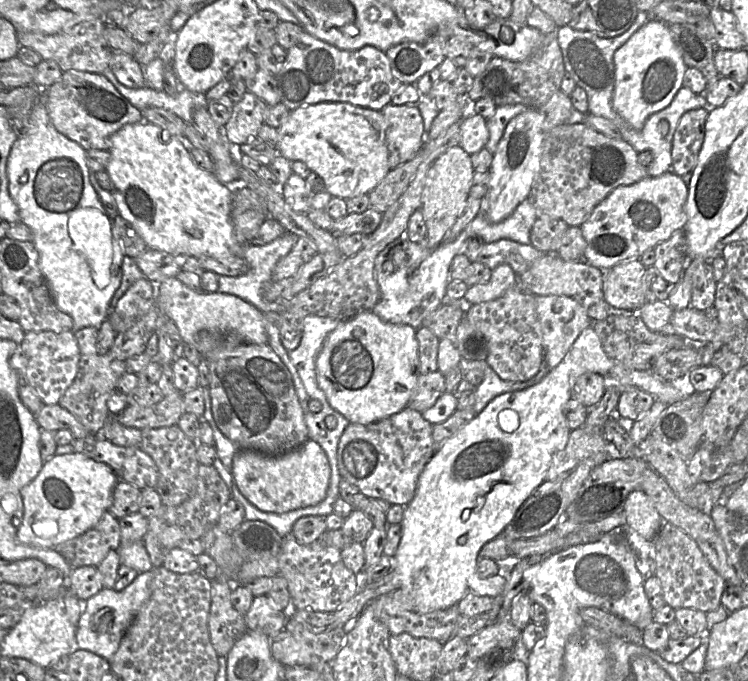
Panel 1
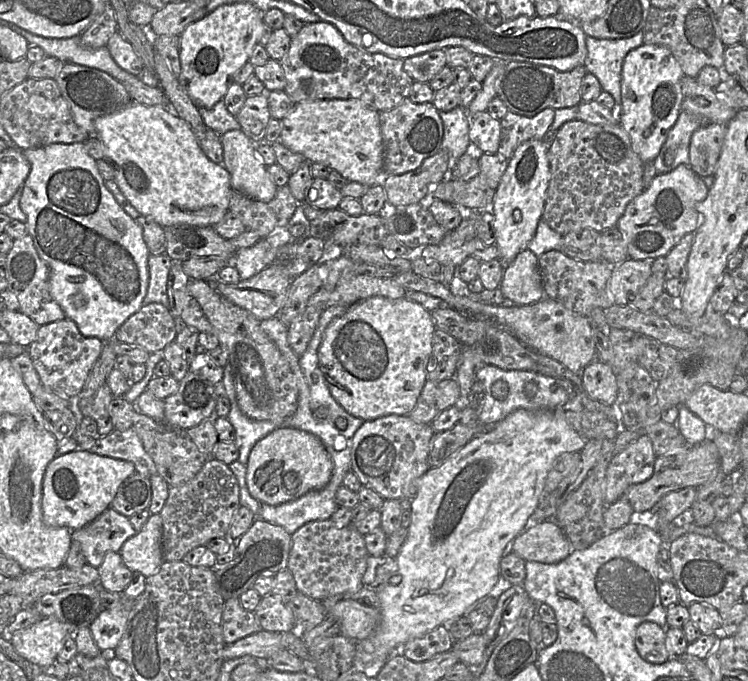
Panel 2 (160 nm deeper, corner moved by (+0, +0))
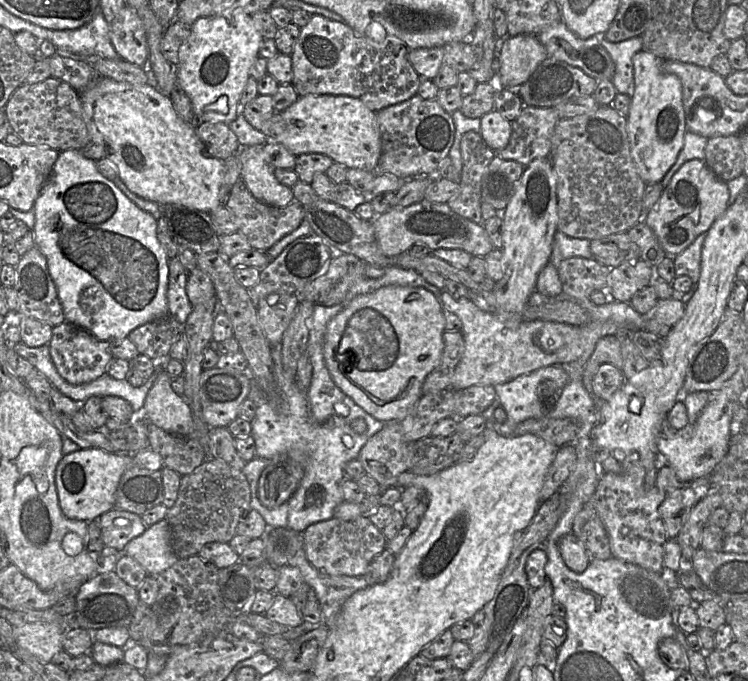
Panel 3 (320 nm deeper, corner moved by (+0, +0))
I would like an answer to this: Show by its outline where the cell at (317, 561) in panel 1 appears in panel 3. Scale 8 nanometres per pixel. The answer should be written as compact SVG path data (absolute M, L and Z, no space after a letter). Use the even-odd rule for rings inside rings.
M359 516L350 521L331 518L308 526L303 532L304 551L310 564L332 576L363 577L373 558L387 548L382 530L369 519Z

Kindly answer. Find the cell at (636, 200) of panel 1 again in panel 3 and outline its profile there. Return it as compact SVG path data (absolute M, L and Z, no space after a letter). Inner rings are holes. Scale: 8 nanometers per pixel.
M692 159L685 162L673 175L659 200L644 214L641 221L653 230L667 256L675 257L700 234L706 233L729 205L730 191L727 182L718 178L704 160Z

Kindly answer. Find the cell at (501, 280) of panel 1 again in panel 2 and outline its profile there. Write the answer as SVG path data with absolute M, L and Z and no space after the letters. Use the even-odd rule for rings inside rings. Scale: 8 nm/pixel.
M526 249L511 263L504 265L499 290L516 306L530 305L546 297L539 272L538 256Z

